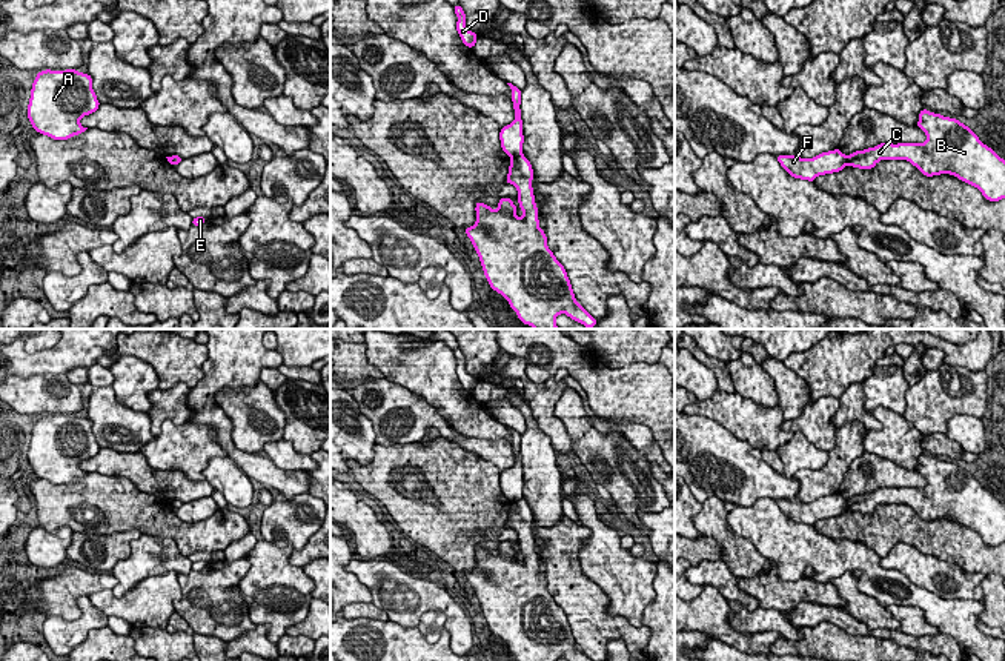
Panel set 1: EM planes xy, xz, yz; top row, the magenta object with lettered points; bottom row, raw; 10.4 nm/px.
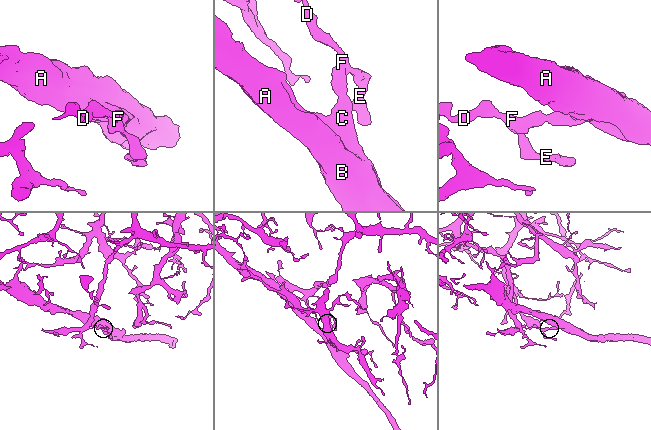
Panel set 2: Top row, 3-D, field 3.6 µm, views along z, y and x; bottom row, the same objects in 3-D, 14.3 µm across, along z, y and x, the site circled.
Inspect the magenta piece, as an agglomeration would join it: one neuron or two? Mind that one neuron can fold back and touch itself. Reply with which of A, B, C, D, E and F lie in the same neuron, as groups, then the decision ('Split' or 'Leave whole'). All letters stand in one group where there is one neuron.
Groups: A B C / D E F. Split

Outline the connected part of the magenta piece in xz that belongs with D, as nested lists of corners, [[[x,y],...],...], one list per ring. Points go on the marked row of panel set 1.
[[[455,5],[453,11],[458,15],[456,31],[463,40],[463,45],[473,49],[473,46],[478,40],[478,35],[466,28],[466,14],[464,14],[463,8],[459,5]]]

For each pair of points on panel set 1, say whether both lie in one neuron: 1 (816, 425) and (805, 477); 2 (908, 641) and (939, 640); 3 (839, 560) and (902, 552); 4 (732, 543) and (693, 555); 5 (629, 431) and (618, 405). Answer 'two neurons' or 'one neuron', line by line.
1: two neurons
2: one neuron
3: two neurons
4: two neurons
5: two neurons

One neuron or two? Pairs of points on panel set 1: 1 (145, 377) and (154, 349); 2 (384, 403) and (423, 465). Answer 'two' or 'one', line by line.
1: two
2: two

